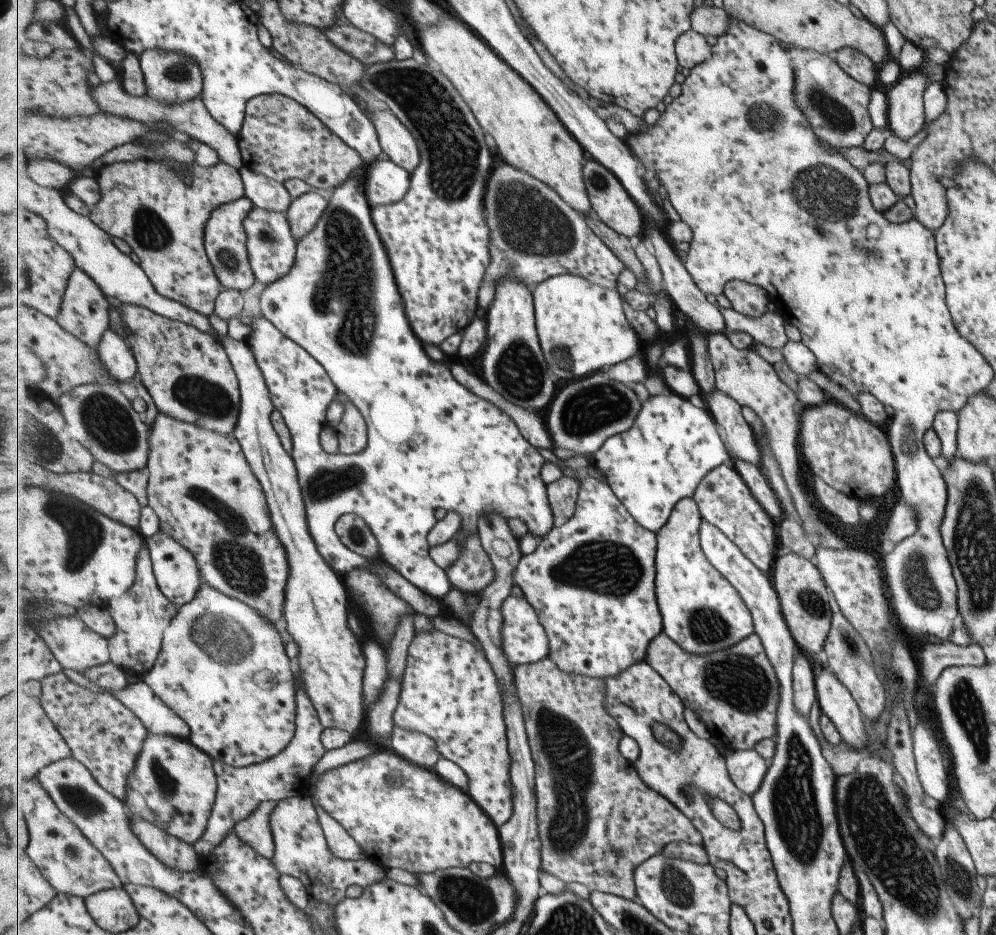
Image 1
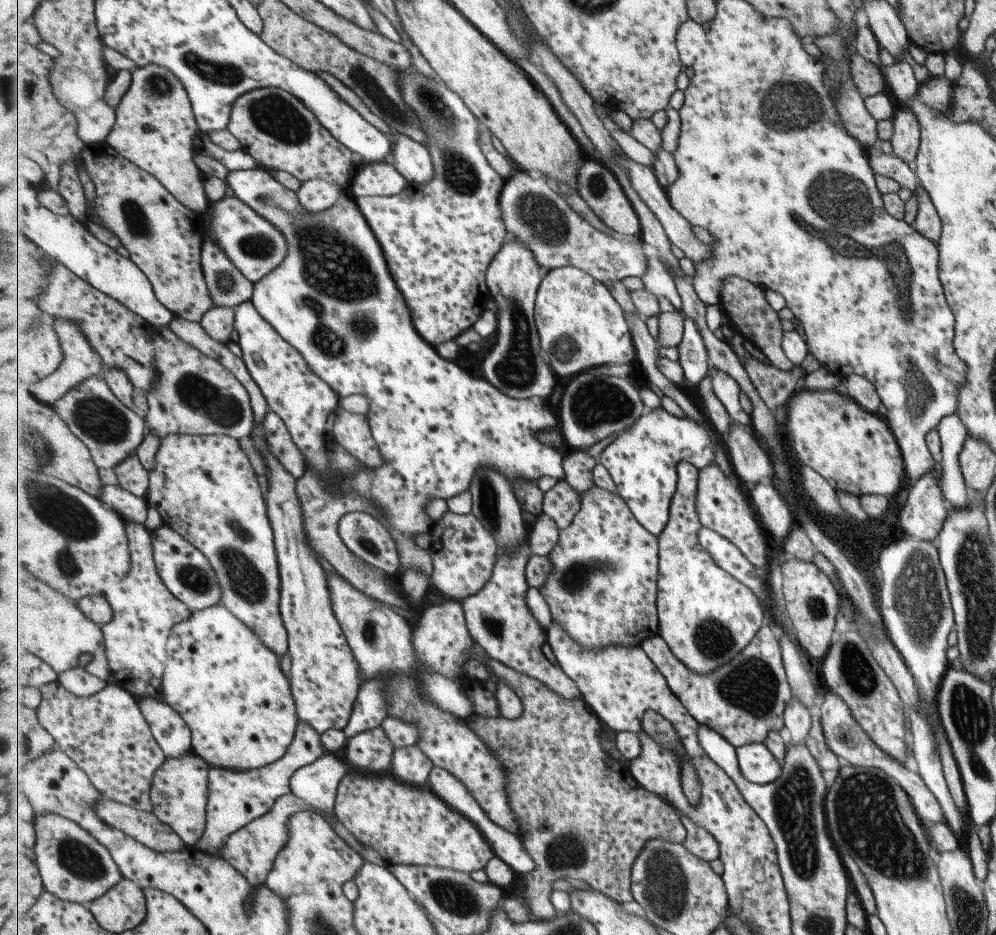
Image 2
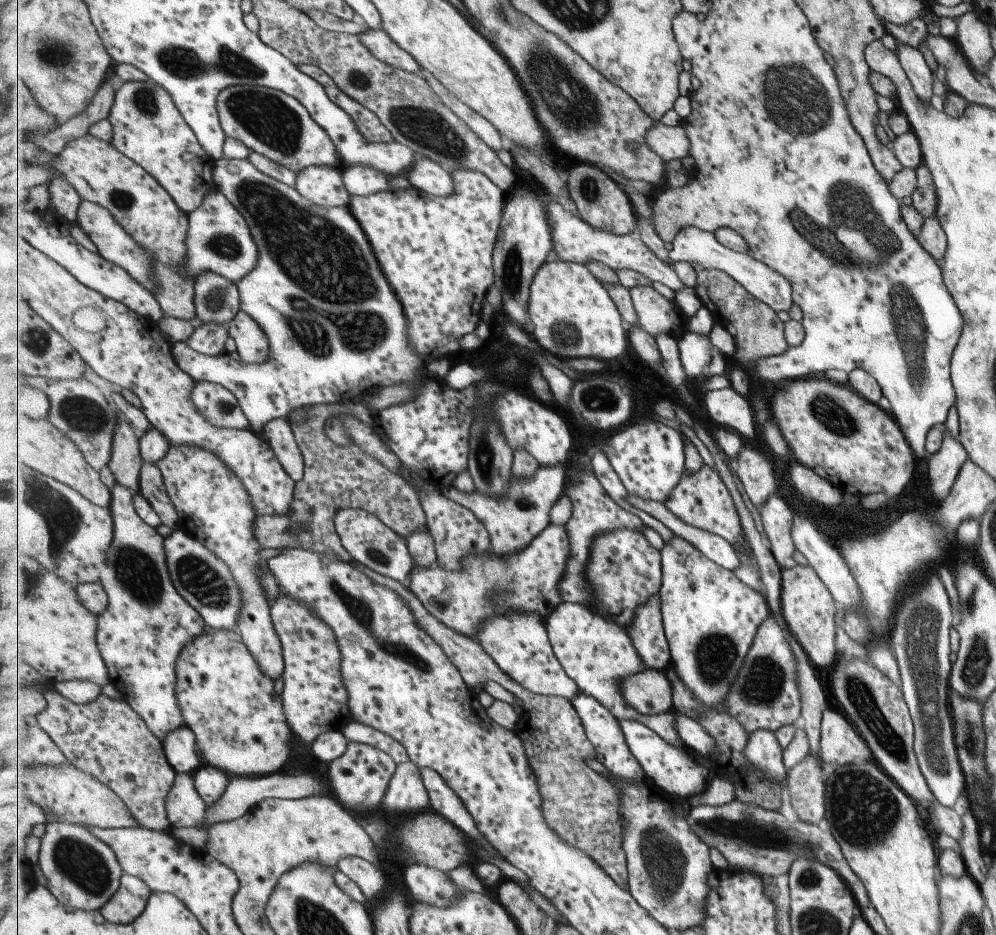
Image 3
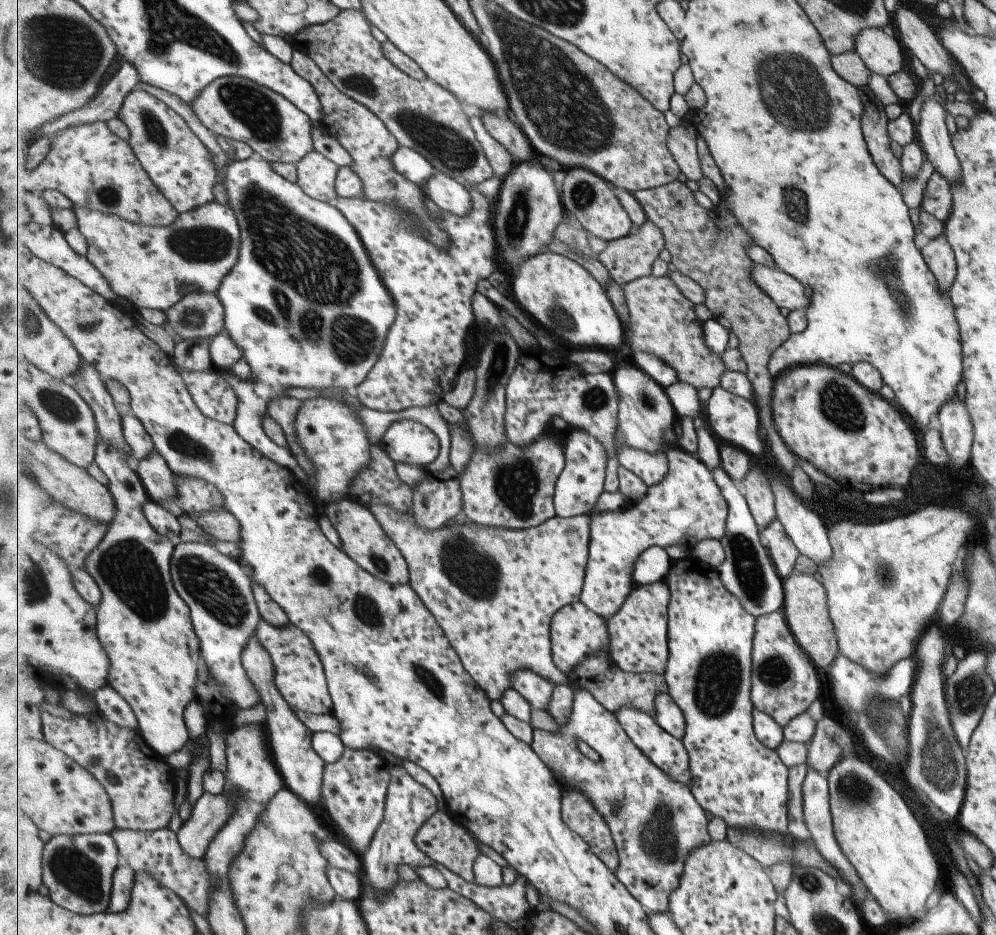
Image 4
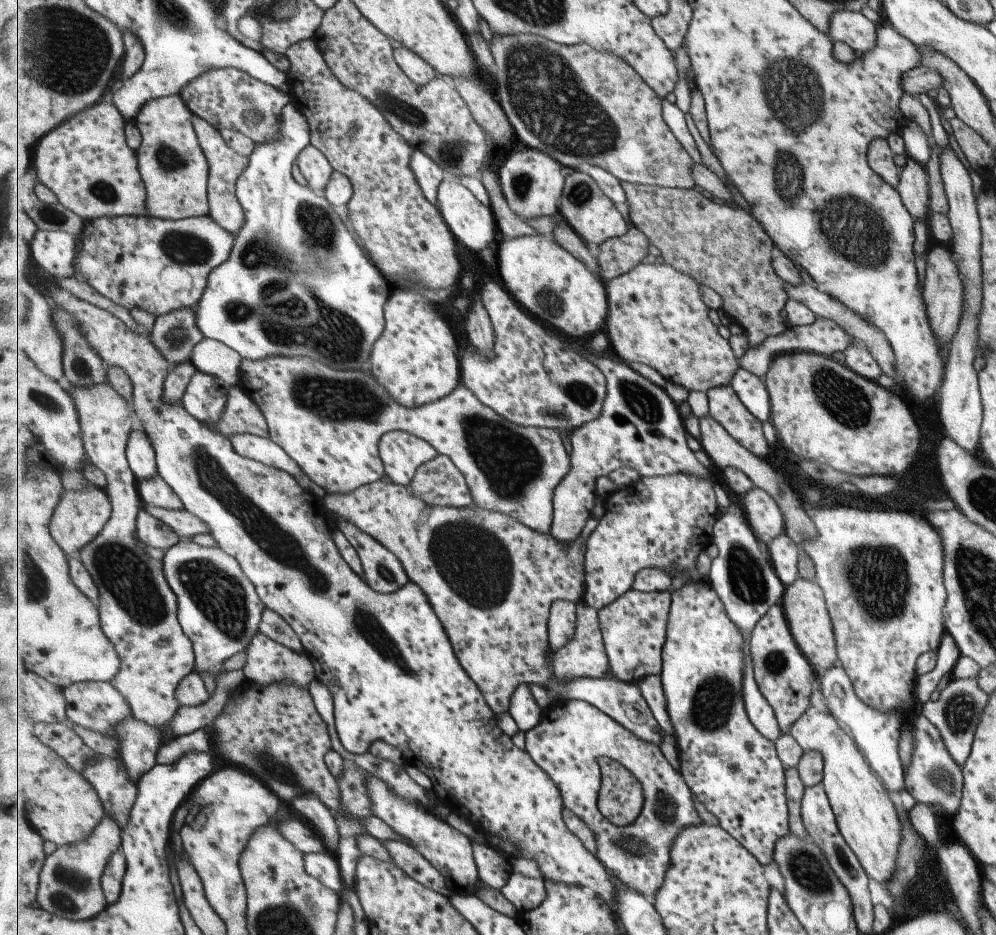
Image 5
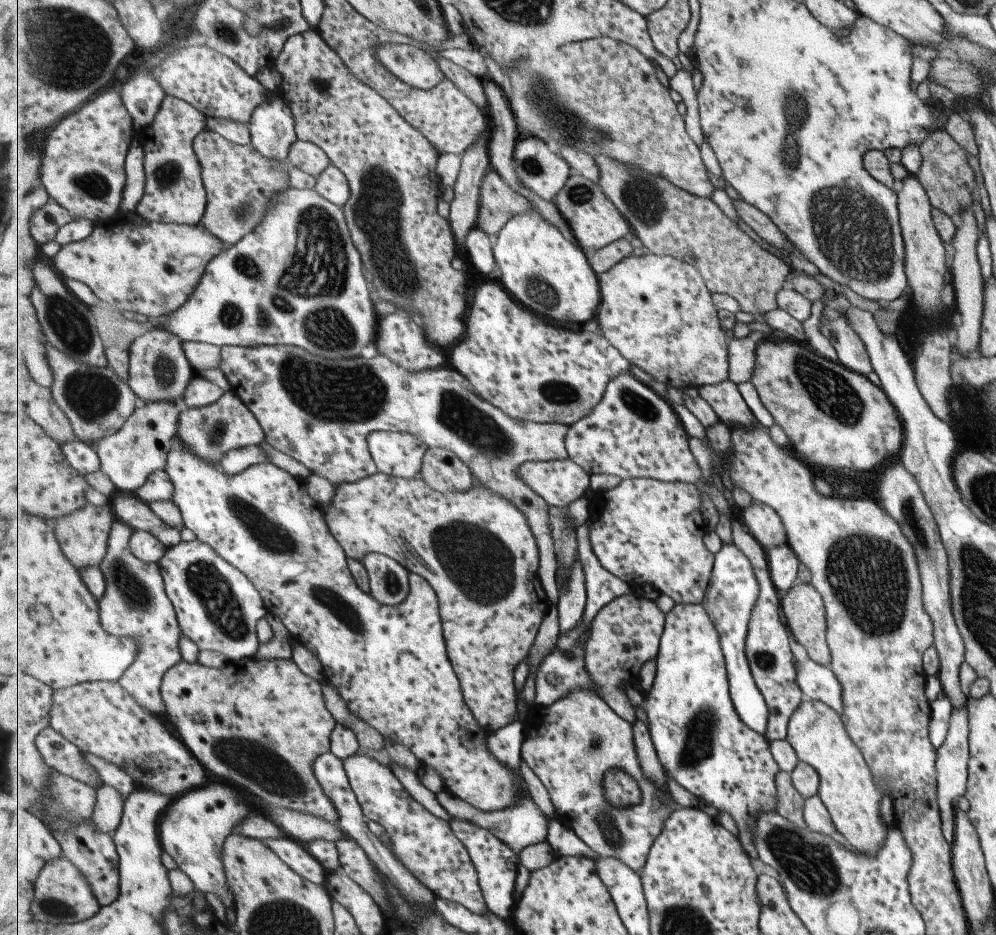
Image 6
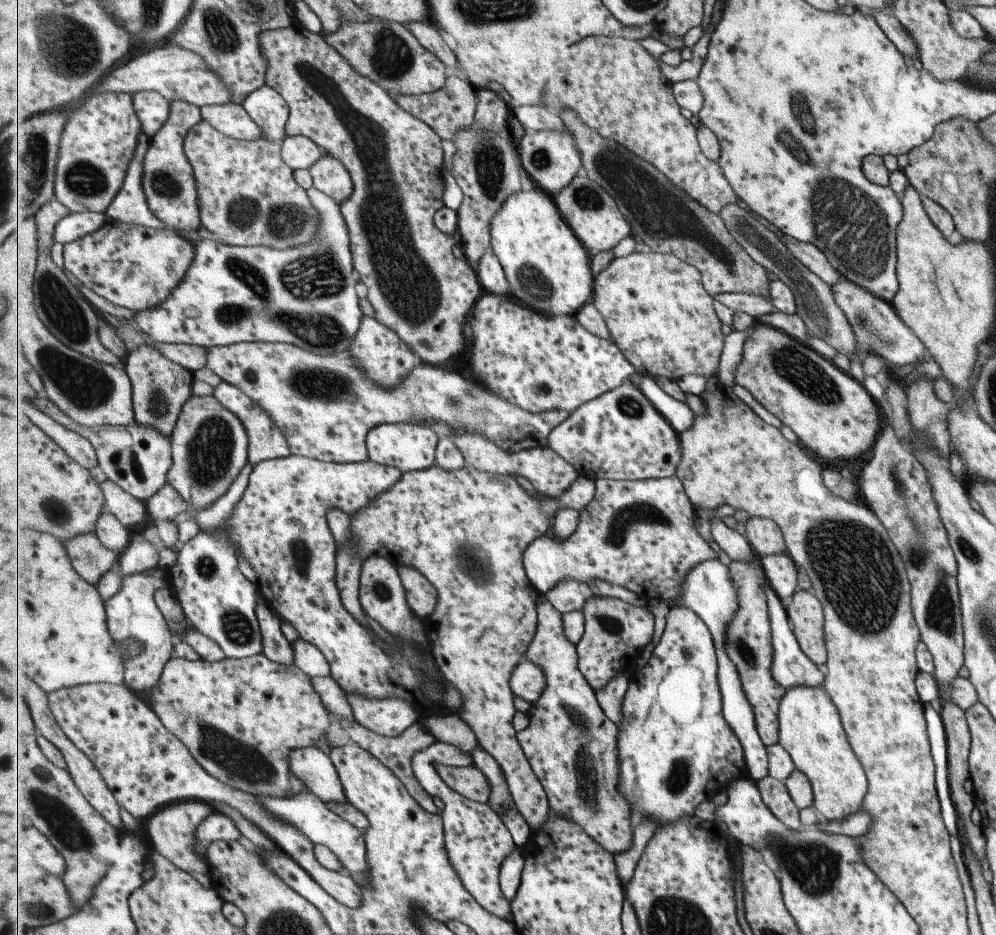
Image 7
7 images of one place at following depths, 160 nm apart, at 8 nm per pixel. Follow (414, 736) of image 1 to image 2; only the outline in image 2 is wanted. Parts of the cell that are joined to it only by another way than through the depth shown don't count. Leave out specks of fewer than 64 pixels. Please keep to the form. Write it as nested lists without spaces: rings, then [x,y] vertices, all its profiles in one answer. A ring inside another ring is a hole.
[[[418,745],[397,747],[394,750],[391,774],[400,782],[416,787],[428,787],[434,764]]]

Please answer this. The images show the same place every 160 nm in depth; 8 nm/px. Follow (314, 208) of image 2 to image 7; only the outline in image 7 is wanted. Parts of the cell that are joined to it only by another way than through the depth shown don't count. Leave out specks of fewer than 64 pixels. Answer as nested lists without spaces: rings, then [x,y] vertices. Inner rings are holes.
[[[288,137],[282,142],[282,156],[294,171],[309,170],[322,160],[323,150],[311,138]]]

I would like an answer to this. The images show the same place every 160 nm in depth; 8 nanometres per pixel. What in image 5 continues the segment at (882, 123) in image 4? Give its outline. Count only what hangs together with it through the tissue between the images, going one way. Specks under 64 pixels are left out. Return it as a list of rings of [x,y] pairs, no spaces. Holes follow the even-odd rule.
[[[875,138],[866,149],[866,162],[885,184],[895,189],[898,184],[899,170],[893,164],[894,155],[889,150],[886,140]]]

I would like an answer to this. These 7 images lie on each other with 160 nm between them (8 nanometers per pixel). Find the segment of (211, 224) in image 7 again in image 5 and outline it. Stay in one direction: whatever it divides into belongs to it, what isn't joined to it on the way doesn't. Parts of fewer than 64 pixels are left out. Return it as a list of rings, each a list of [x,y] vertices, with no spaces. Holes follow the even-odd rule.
[[[195,115],[194,124],[199,143],[206,153],[207,160],[210,162],[210,177],[208,180],[210,216],[217,224],[222,225],[227,232],[231,232],[233,236],[237,237],[247,224],[247,214],[238,196],[239,176],[243,176],[243,172],[250,166],[251,160],[249,157],[235,152],[223,139],[222,132],[214,128],[207,120]]]

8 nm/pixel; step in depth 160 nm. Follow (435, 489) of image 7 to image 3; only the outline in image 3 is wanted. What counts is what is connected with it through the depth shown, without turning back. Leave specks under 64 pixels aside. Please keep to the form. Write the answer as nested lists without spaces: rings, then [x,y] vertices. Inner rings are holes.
[[[551,523],[533,542],[520,553],[508,557],[499,557],[490,552],[489,555],[472,553],[463,561],[464,570],[458,573],[447,571],[437,562],[430,569],[415,567],[408,582],[410,589],[419,597],[424,607],[434,614],[442,623],[465,636],[478,636],[478,626],[499,613],[531,613],[541,615],[545,621],[559,606],[562,600],[562,578],[566,575],[566,564],[570,560],[570,534],[566,525]]]

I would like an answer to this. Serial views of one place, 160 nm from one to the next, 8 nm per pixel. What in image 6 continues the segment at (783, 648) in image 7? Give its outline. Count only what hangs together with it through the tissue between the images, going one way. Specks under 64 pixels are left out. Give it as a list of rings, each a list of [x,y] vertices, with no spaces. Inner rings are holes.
[[[800,652],[800,659],[796,660],[795,668],[798,669],[798,687],[802,689],[803,696],[829,705],[840,715],[842,688],[829,666],[815,664]]]

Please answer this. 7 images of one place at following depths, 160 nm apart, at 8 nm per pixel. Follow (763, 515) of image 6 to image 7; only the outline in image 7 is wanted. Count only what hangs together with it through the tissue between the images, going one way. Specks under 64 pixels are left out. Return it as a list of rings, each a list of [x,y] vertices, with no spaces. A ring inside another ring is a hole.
[[[752,517],[745,528],[748,542],[761,560],[786,552],[785,536],[775,520]]]

